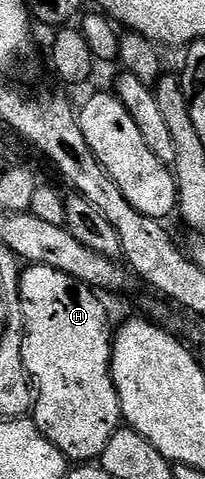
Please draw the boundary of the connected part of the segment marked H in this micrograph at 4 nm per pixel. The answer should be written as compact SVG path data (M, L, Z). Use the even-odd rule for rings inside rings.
M29 264L20 273L20 305L24 315L24 341L22 342L22 362L26 366L29 377L34 381L34 419L36 429L43 434L50 443L55 446L69 462L96 462L99 461L102 450L106 450L106 442L114 433L122 427L120 414L120 403L118 402L118 390L114 386L112 377L112 337L113 333L108 332L108 312L104 304L99 300L97 293L86 284L72 276L62 274L50 266L41 264Z

